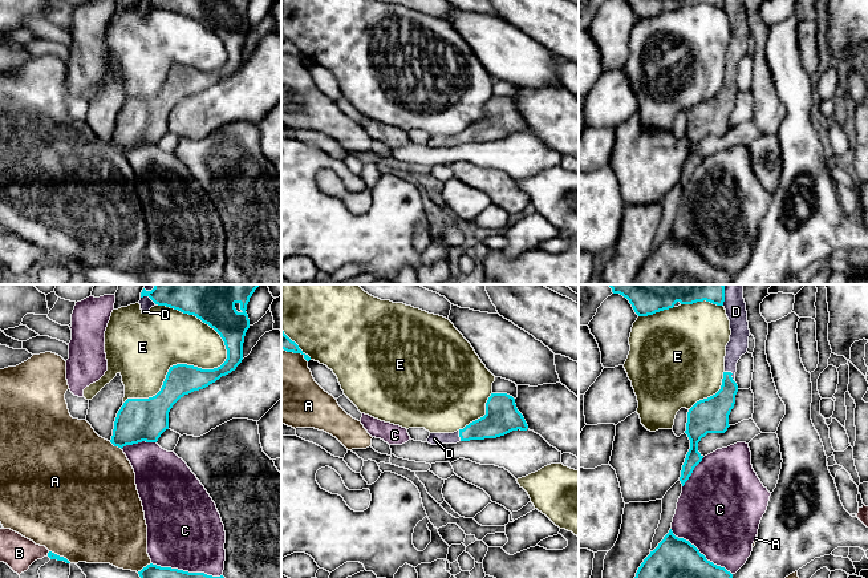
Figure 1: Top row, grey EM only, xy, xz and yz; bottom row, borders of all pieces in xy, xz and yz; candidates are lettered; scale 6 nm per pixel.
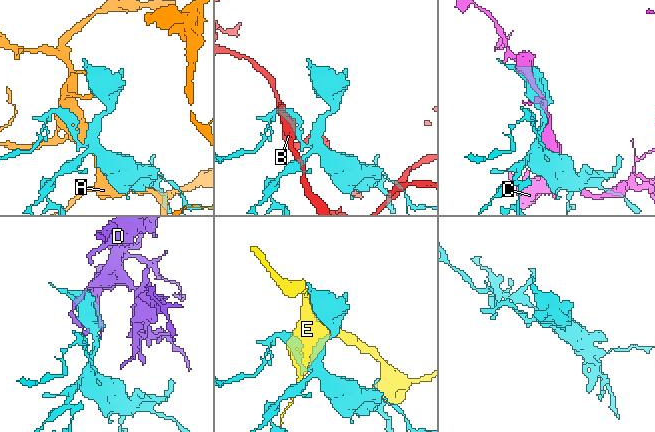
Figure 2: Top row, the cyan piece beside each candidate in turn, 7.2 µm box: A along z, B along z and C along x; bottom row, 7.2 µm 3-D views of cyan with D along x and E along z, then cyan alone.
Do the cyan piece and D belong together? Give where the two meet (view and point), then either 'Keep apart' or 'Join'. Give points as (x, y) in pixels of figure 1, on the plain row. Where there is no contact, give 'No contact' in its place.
Touches cyan at yz (731, 76). Join

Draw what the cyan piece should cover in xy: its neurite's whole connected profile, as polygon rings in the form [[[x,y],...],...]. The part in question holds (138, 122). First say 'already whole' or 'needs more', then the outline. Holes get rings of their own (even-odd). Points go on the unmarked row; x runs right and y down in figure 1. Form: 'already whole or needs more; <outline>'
already whole; [[[150,0],[194,17],[214,31],[224,44],[226,64],[214,72],[177,66],[170,69],[161,93],[149,101],[127,101],[117,116],[110,145],[114,149],[142,144],[157,145],[169,132],[169,114],[184,97],[203,92],[236,72],[243,62],[243,45],[250,21],[246,15],[250,0]]]

